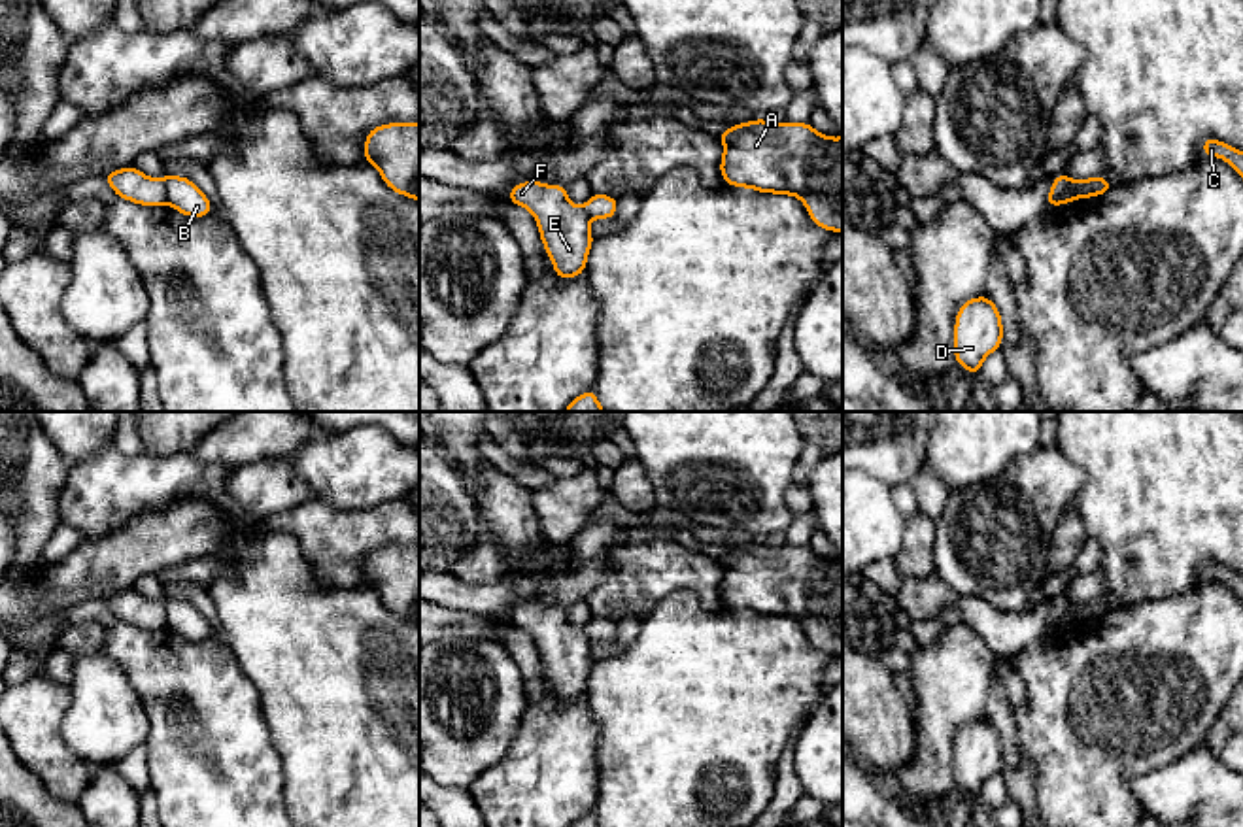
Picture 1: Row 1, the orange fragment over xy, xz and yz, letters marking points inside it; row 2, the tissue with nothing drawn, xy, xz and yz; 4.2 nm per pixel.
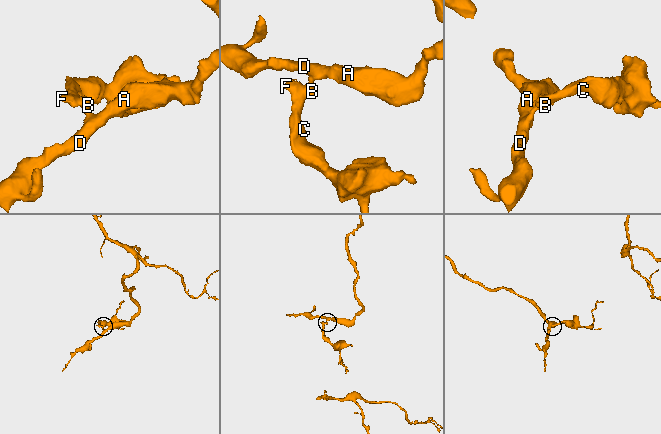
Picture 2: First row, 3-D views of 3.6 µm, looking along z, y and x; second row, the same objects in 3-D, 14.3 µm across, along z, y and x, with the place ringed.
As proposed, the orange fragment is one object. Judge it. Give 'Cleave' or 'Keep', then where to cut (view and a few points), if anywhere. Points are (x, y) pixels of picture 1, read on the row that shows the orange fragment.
Cleave. Split along yz (1068, 178), (1068, 189), (1051, 206)

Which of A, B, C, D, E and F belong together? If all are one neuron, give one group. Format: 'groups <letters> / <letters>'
groups A B D / C E F

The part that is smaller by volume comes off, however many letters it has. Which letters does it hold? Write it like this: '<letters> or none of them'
C, E, F

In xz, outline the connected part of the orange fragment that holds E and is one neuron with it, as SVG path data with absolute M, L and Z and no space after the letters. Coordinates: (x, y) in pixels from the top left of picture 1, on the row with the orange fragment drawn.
M521 181L510 189L508 200L533 213L557 278L570 279L586 272L595 242L591 217L584 206L569 200L565 185Z

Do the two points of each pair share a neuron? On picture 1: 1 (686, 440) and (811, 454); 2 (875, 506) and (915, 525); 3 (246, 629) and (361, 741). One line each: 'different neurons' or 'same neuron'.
1: different neurons
2: different neurons
3: same neuron

